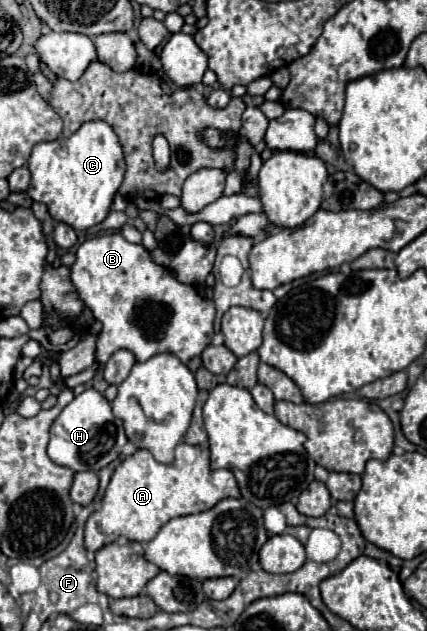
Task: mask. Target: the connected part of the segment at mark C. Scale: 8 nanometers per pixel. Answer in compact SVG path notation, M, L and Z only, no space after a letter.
M92 120L82 124L70 138L36 144L28 168L32 172L28 196L34 202L44 202L56 222L64 222L74 230L88 230L108 216L126 162L114 130L102 120Z

